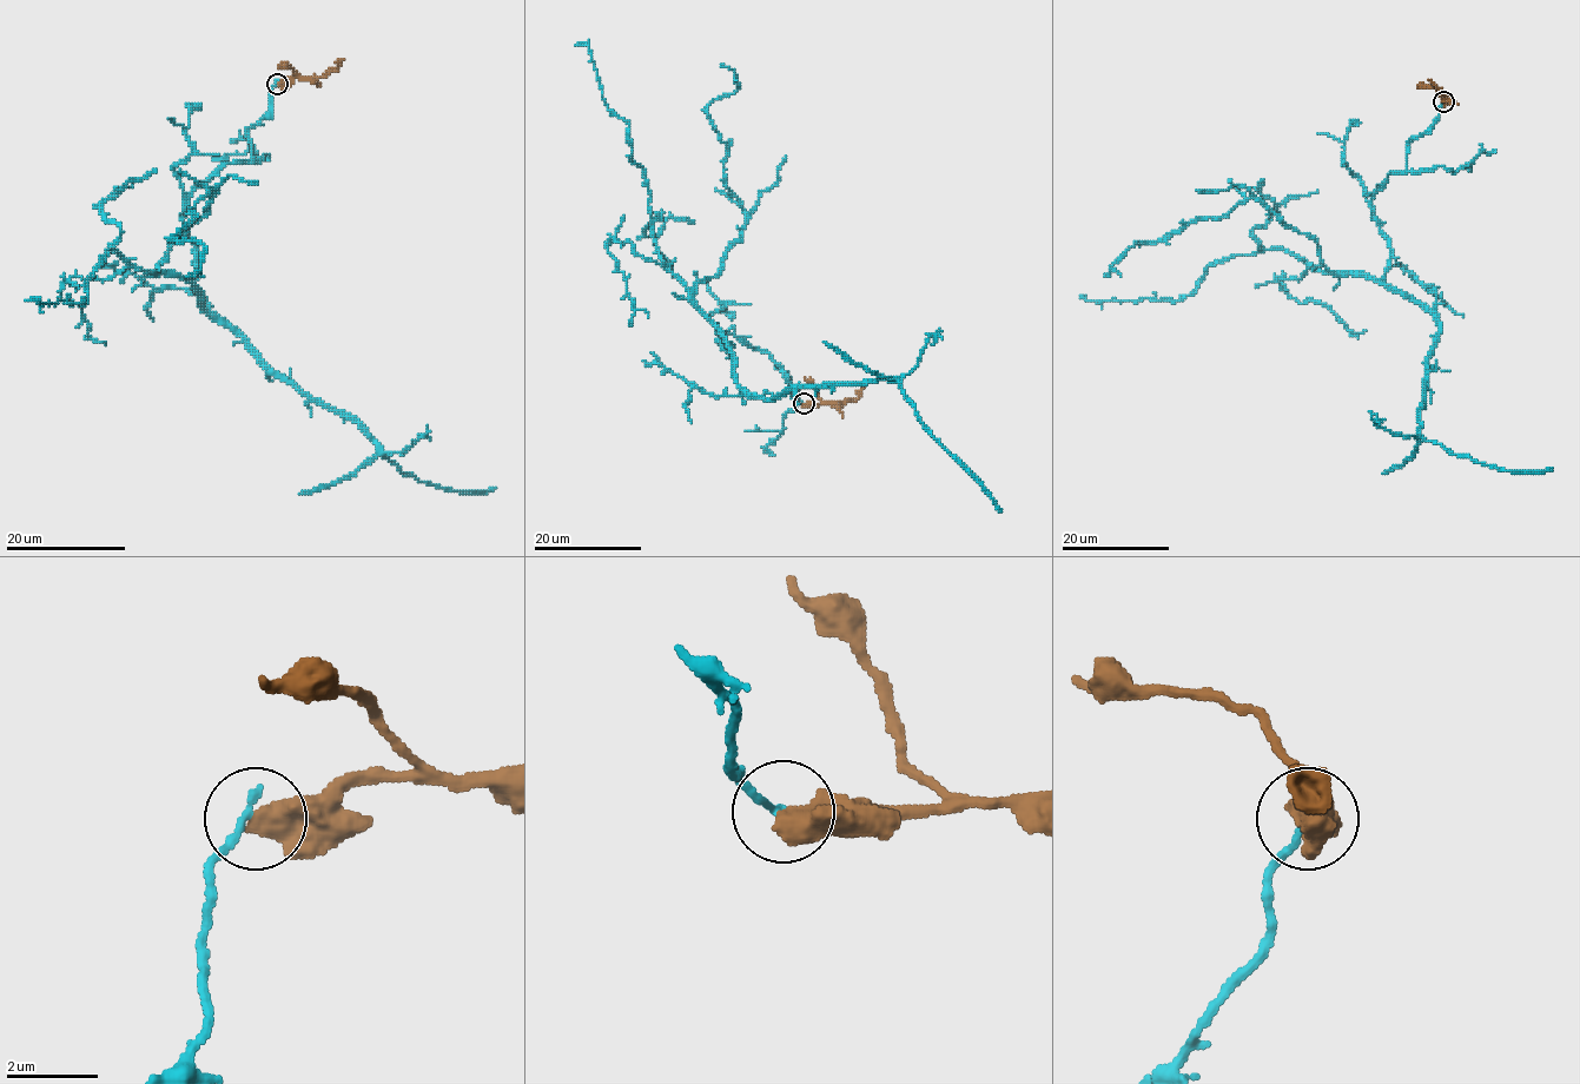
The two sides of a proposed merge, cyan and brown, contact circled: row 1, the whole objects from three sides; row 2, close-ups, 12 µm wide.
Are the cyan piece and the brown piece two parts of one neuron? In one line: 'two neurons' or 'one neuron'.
two neurons

